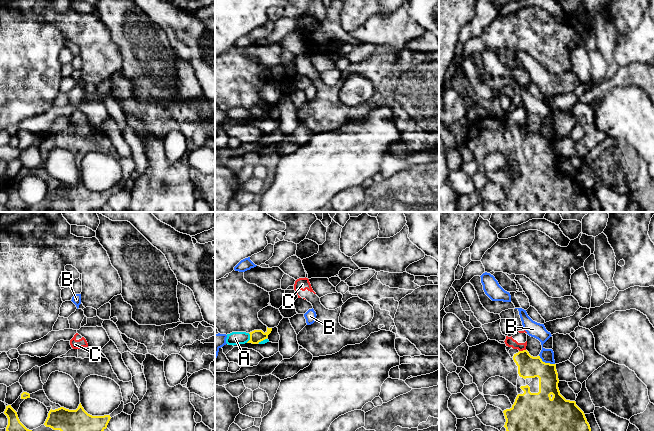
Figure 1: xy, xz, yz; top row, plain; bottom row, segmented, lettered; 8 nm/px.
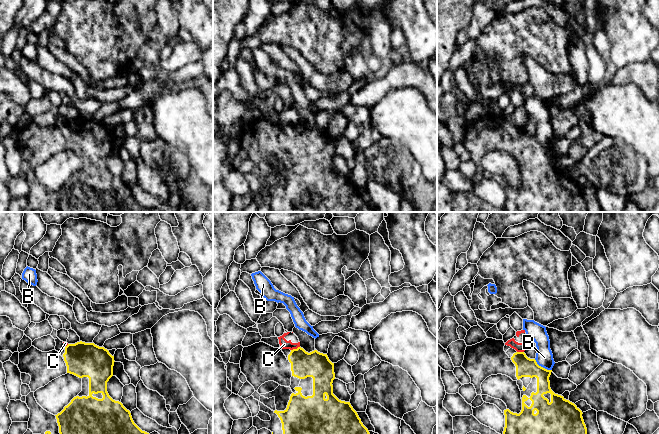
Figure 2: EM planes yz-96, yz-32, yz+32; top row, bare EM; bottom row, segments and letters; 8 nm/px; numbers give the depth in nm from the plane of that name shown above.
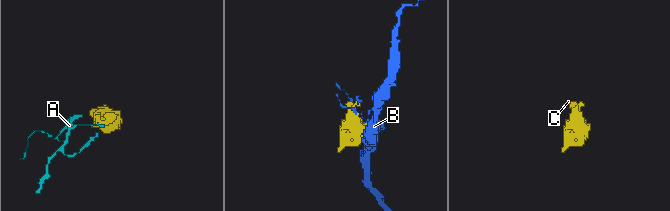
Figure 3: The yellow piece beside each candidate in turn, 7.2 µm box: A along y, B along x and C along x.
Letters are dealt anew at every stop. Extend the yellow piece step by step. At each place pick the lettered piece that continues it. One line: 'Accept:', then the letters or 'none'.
Accept: none

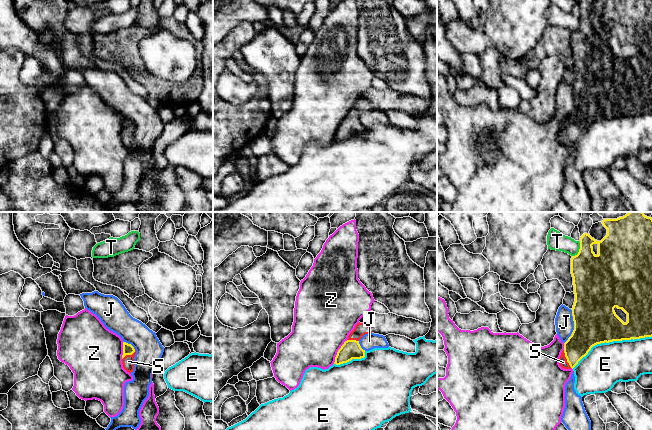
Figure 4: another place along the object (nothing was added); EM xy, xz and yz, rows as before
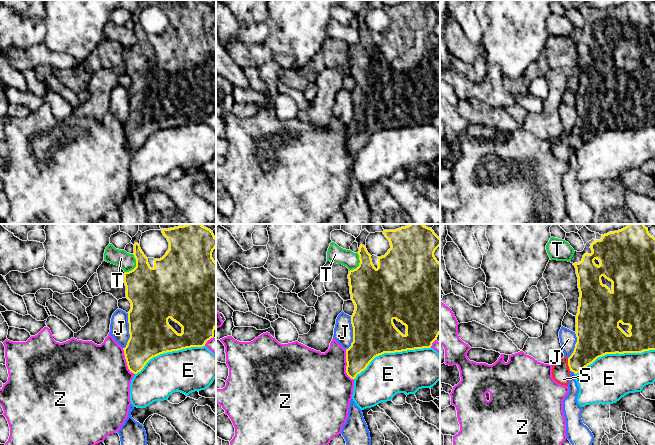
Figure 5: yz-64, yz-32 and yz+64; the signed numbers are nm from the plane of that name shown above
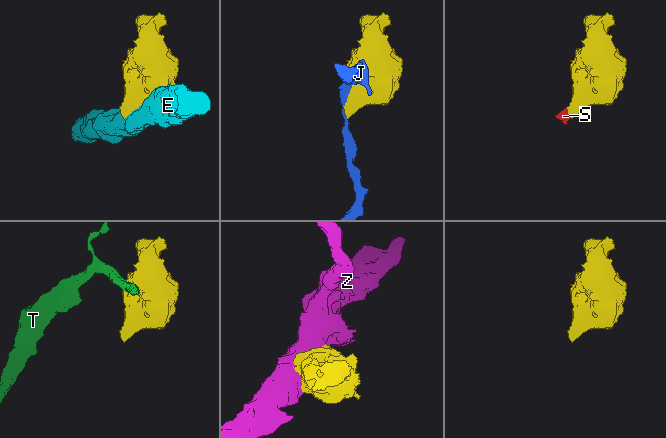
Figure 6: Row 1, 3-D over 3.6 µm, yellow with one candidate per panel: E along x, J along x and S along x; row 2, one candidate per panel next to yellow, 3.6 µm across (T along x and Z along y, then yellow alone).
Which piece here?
Accept: S

